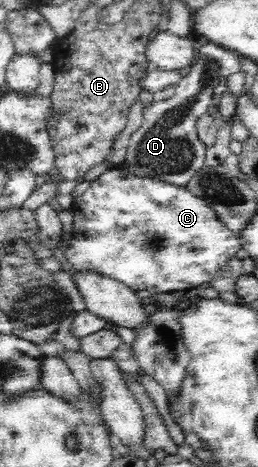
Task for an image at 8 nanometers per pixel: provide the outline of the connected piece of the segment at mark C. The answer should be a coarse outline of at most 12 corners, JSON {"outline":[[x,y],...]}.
{"outline":[[112,167],[60,258],[153,295],[241,250],[186,186]]}

